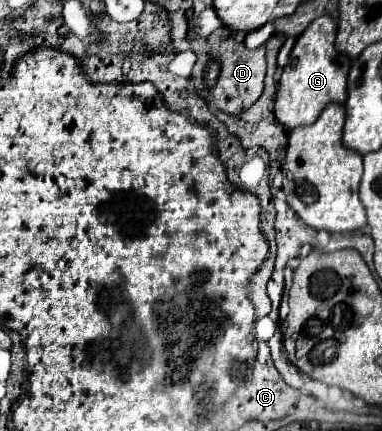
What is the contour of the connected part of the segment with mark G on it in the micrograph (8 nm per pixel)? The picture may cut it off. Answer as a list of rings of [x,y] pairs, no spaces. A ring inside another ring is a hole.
[[[320,16],[296,38],[288,64],[282,70],[282,78],[278,82],[274,100],[274,116],[278,124],[282,124],[286,130],[310,126],[318,120],[320,112],[328,104],[346,102],[346,78],[350,70],[350,58],[336,52],[334,40],[336,22],[330,16]]]

